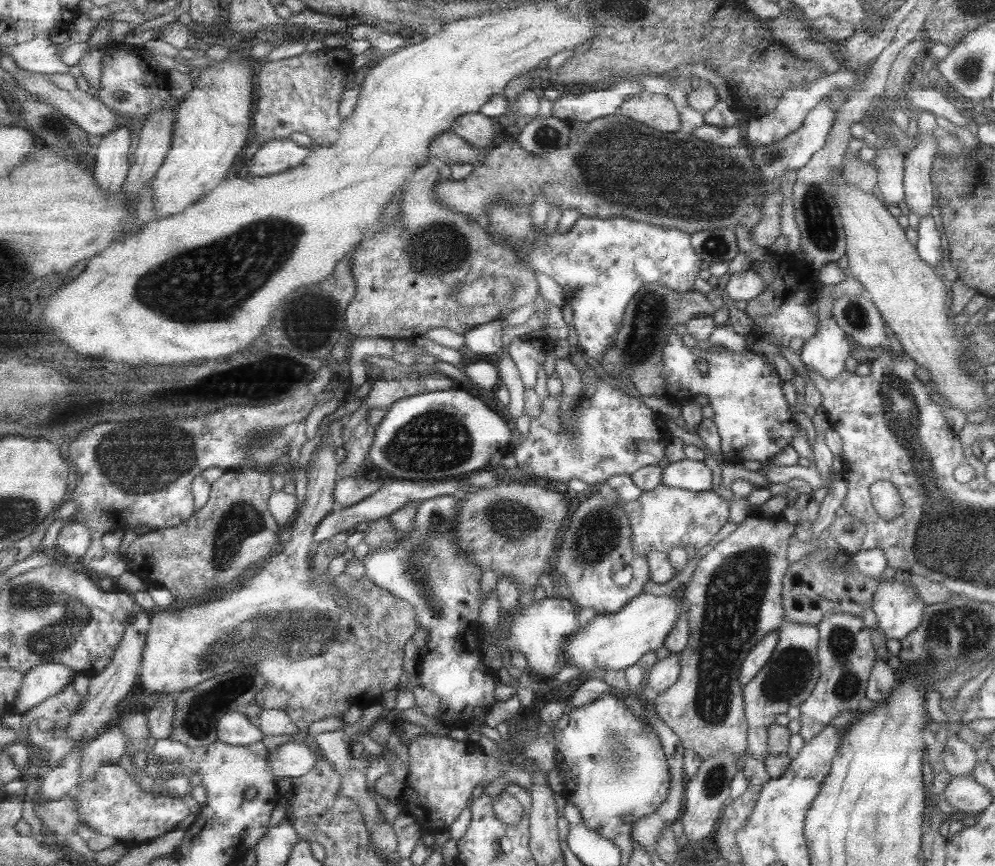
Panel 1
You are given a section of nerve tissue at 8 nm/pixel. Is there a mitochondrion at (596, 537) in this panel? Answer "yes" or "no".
yes

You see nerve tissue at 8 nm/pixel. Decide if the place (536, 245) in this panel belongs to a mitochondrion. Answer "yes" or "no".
yes

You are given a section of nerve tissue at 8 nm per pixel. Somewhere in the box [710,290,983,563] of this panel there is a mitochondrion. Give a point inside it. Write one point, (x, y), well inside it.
(855, 314)

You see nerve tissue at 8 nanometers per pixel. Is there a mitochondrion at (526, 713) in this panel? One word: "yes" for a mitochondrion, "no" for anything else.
no

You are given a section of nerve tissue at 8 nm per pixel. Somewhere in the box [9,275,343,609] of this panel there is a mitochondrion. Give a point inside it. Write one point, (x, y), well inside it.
(148, 460)

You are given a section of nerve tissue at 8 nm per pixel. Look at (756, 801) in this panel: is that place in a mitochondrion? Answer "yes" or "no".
no

